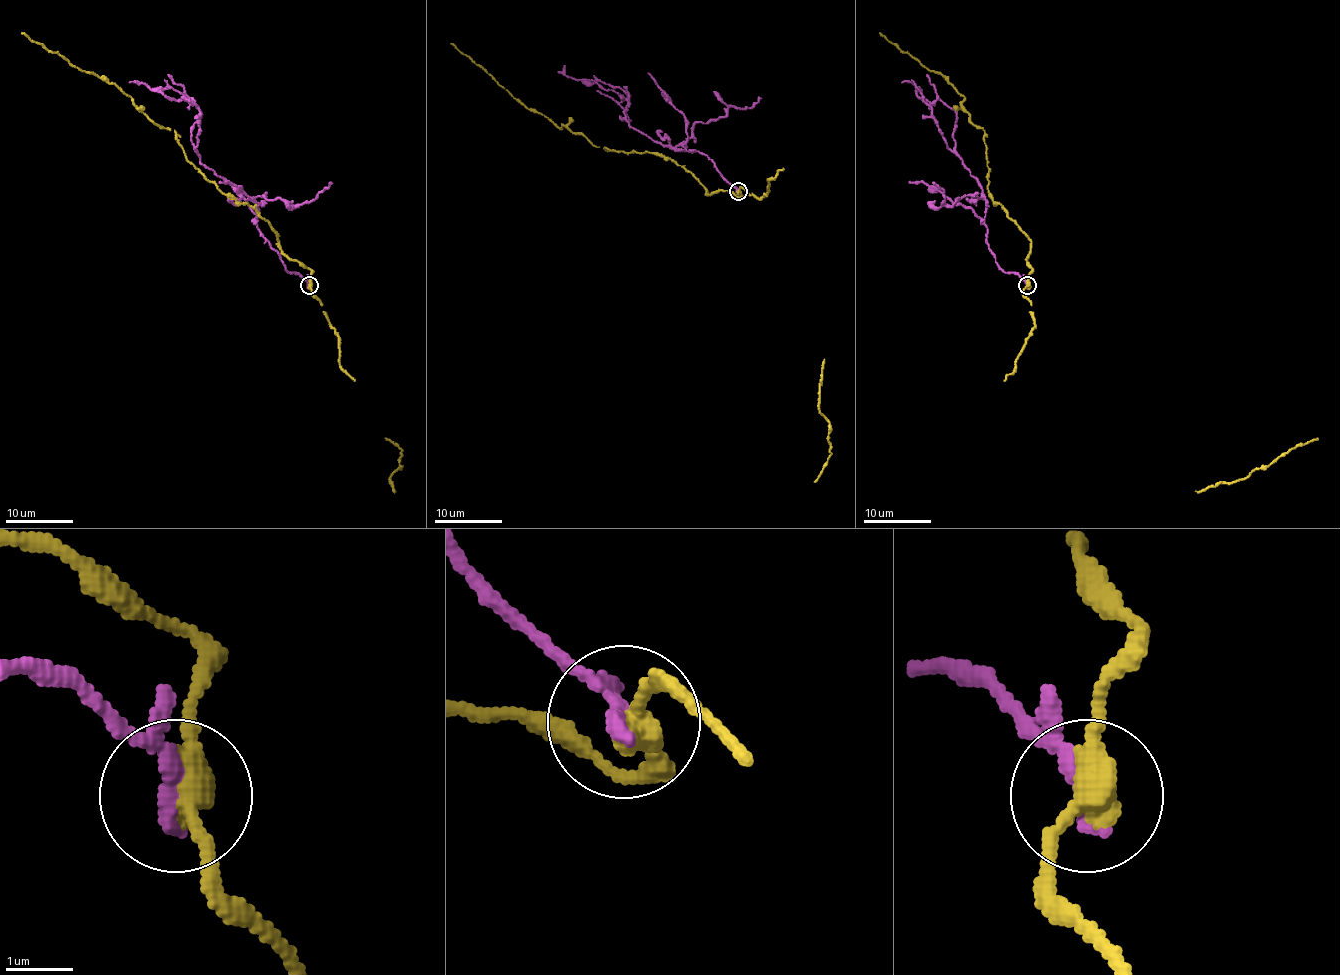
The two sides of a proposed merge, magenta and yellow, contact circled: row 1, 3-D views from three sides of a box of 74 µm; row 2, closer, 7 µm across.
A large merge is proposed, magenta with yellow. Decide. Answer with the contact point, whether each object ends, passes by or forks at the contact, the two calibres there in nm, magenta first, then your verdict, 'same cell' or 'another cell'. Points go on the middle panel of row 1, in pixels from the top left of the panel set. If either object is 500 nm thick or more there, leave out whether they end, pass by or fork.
place (738, 191); magenta ends; yellow passes by; calibres 360 and 400 nm; another cell

